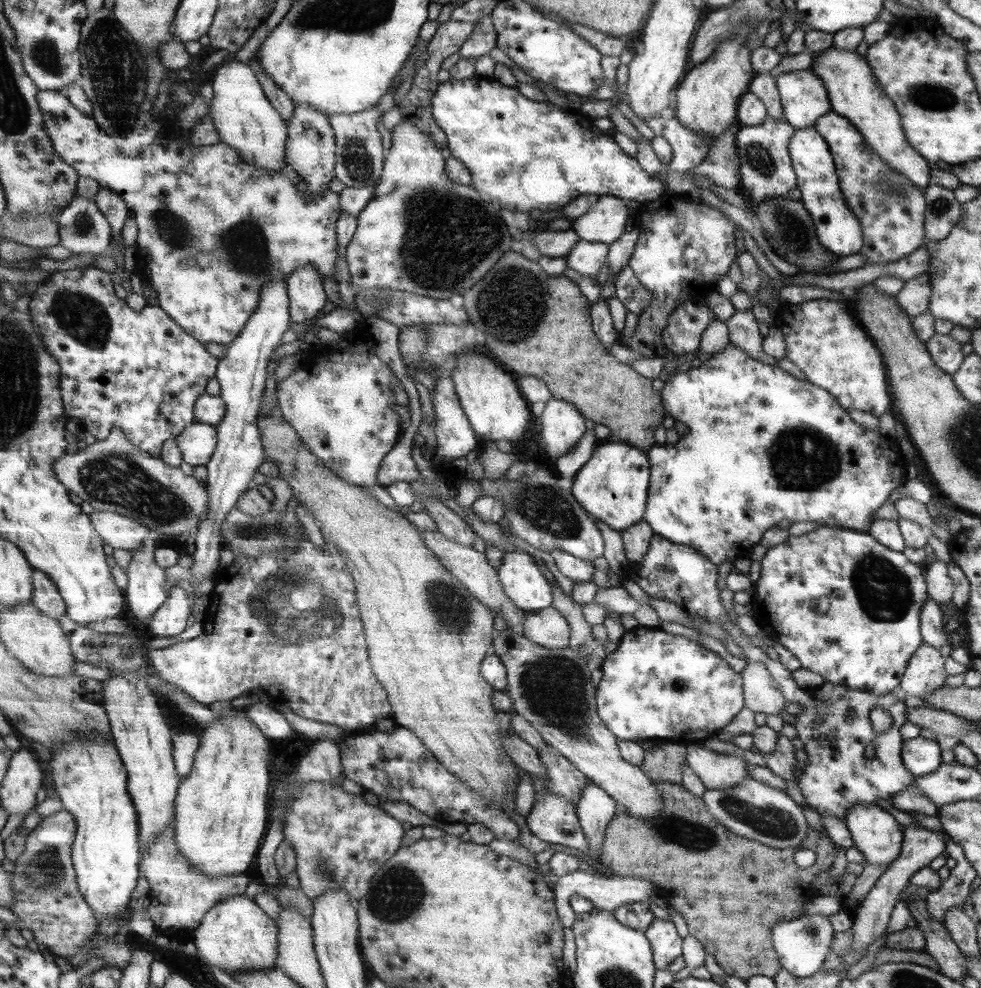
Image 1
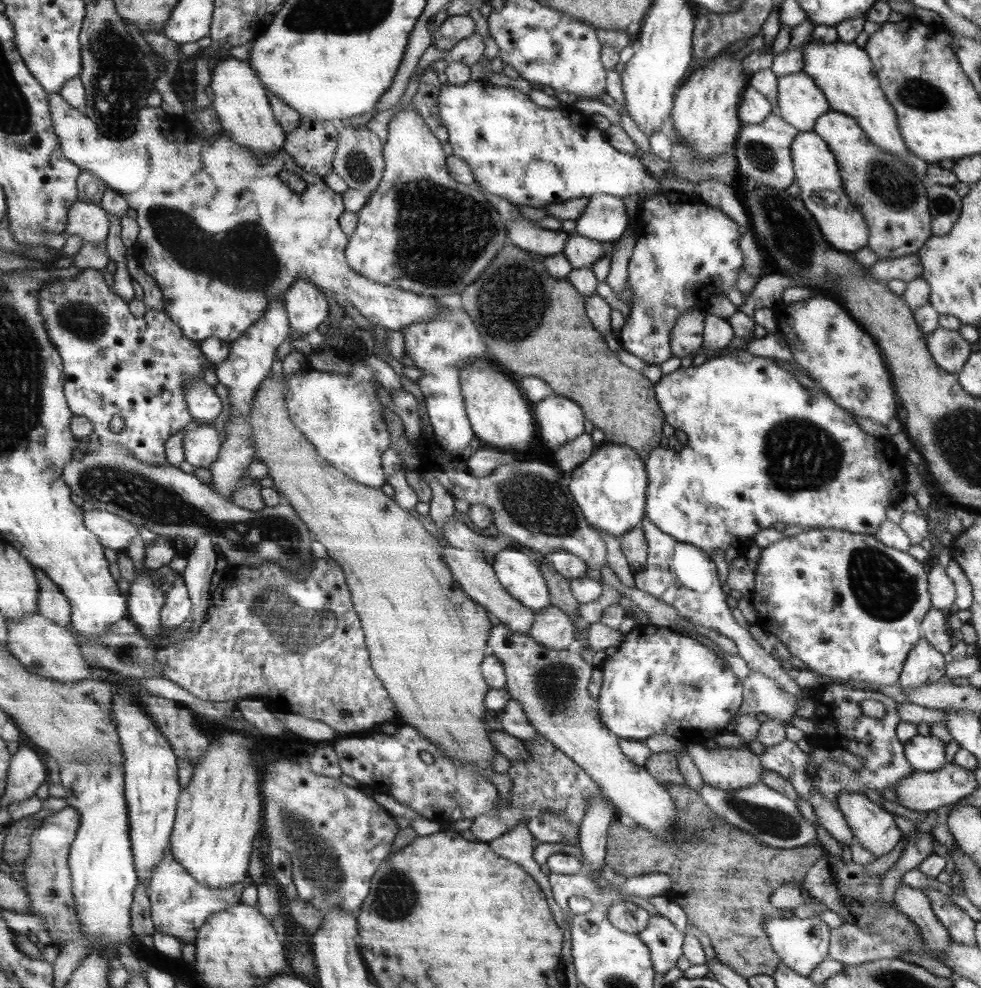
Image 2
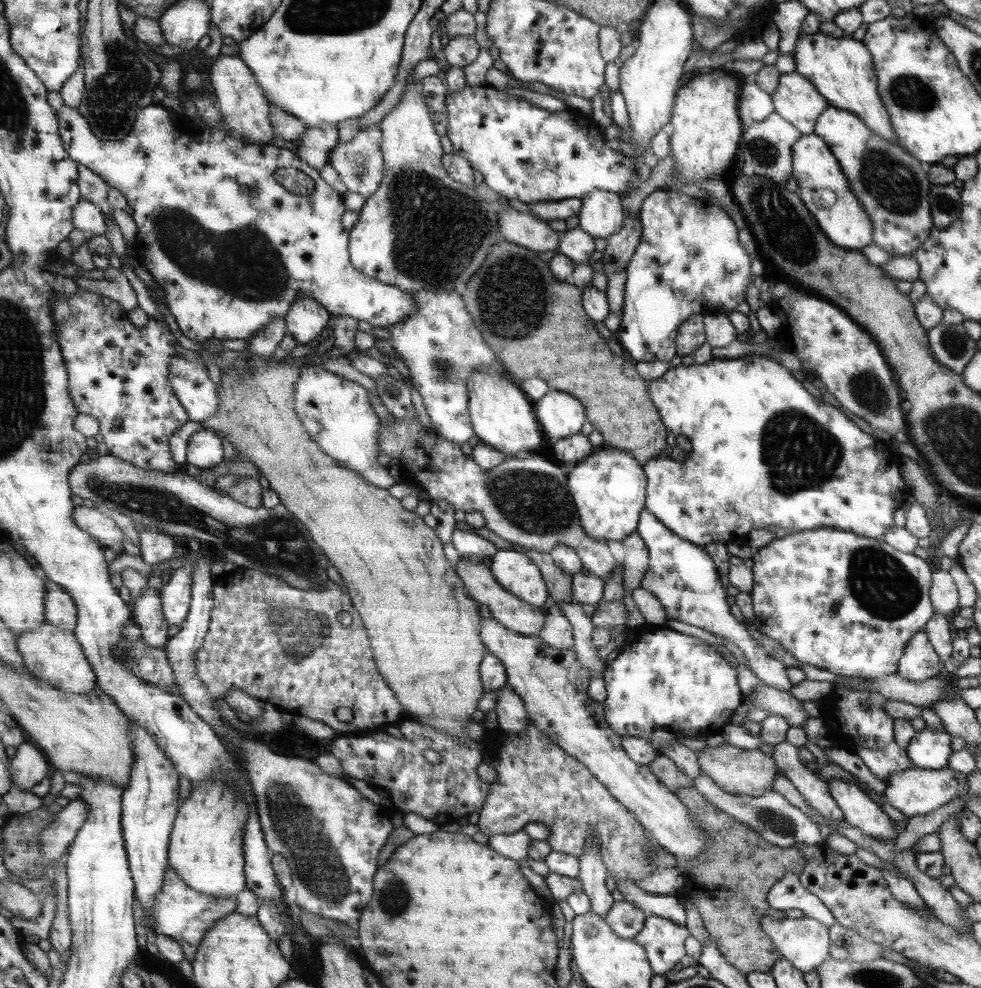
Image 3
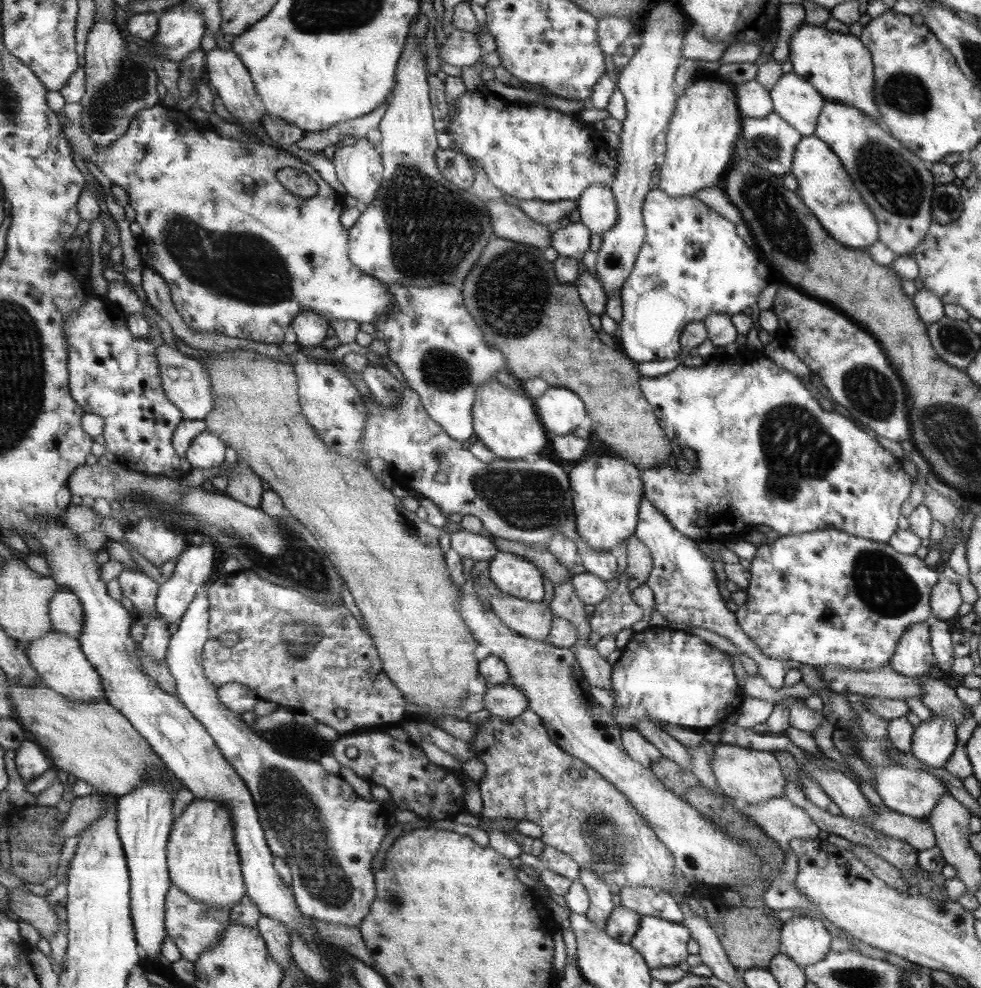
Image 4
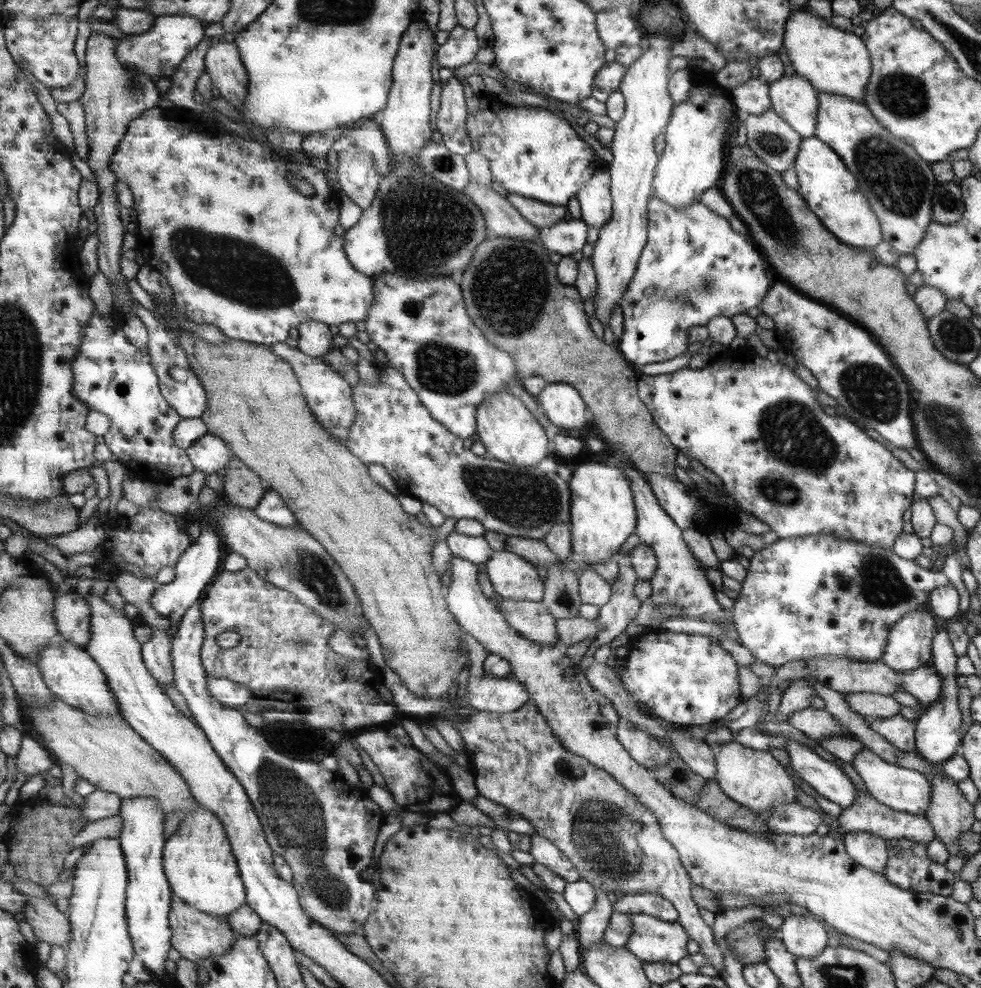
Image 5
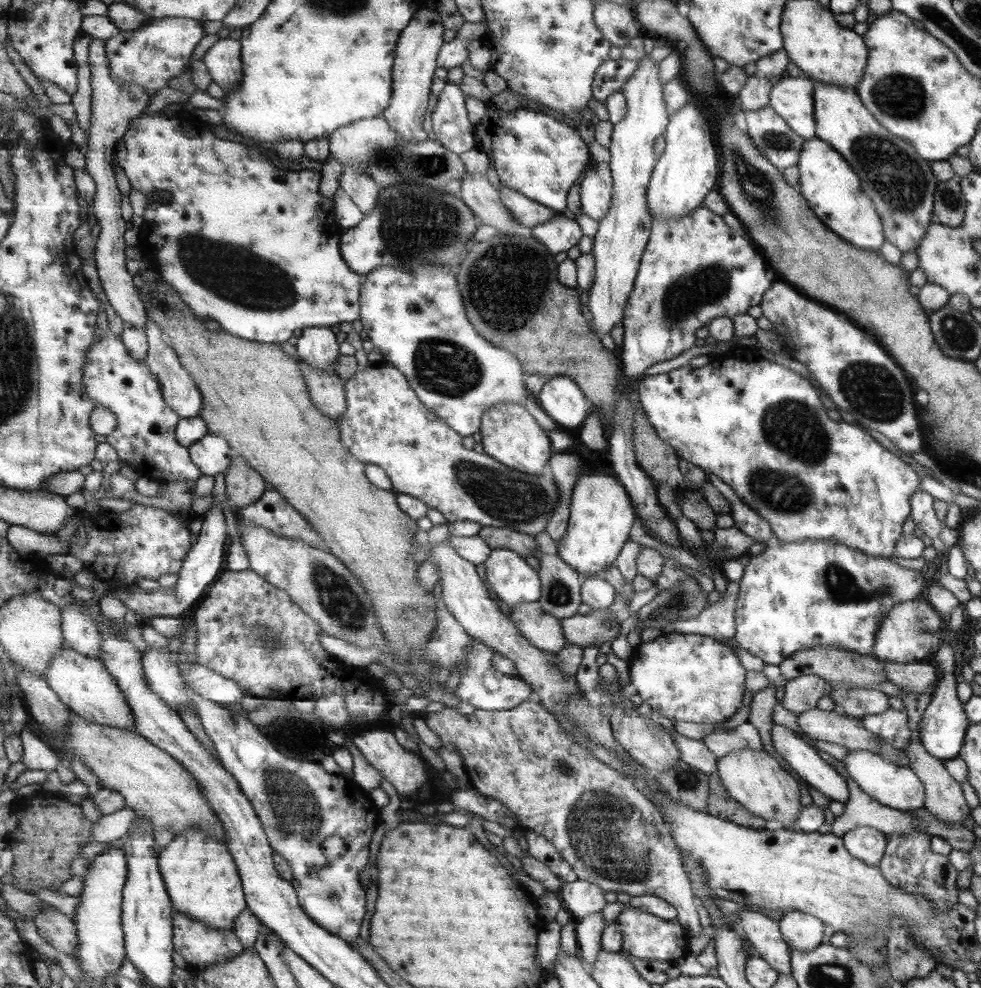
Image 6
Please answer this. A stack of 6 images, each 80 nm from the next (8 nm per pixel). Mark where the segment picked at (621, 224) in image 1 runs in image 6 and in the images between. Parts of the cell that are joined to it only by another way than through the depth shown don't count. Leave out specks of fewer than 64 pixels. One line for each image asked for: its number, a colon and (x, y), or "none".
2: (604, 219)
3: (601, 214)
4: (598, 211)
5: (593, 197)
6: (596, 187)

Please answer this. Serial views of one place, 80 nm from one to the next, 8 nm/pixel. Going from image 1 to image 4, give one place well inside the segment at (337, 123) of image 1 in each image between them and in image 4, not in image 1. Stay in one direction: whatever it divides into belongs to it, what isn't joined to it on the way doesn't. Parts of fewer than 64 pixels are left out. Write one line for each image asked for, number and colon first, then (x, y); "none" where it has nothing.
2: (357, 159)
3: (358, 163)
4: (358, 167)

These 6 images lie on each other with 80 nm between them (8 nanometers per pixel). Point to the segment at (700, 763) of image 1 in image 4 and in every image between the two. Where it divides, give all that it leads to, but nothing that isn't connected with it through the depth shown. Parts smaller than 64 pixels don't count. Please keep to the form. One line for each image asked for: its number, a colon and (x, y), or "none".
2: (729, 768)
3: (736, 771)
4: (748, 776)

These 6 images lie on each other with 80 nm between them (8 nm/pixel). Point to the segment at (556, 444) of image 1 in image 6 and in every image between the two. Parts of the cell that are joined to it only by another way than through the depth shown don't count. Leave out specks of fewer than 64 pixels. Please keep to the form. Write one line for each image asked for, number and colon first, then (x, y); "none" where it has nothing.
2: (560, 421)
3: (560, 415)
4: (560, 410)
5: (559, 402)
6: (560, 398)

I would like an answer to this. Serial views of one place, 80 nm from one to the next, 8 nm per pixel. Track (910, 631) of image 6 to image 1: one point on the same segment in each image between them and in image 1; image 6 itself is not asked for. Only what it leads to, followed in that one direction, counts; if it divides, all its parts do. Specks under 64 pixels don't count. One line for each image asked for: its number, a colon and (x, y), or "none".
1: (924, 671)
2: (923, 665)
3: (918, 661)
4: (912, 656)
5: (908, 644)

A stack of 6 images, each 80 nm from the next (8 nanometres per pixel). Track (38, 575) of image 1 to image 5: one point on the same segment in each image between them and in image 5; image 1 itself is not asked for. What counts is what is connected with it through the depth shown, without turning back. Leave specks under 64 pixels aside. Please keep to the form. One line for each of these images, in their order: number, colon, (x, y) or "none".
2: (54, 604)
3: (60, 608)
4: (66, 609)
5: (72, 610)

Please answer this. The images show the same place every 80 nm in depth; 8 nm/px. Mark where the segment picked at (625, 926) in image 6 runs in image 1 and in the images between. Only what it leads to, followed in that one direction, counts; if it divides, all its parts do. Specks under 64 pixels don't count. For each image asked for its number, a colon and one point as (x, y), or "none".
1: (666, 943)
2: (663, 940)
3: (662, 941)
4: (661, 943)
5: (651, 940)

